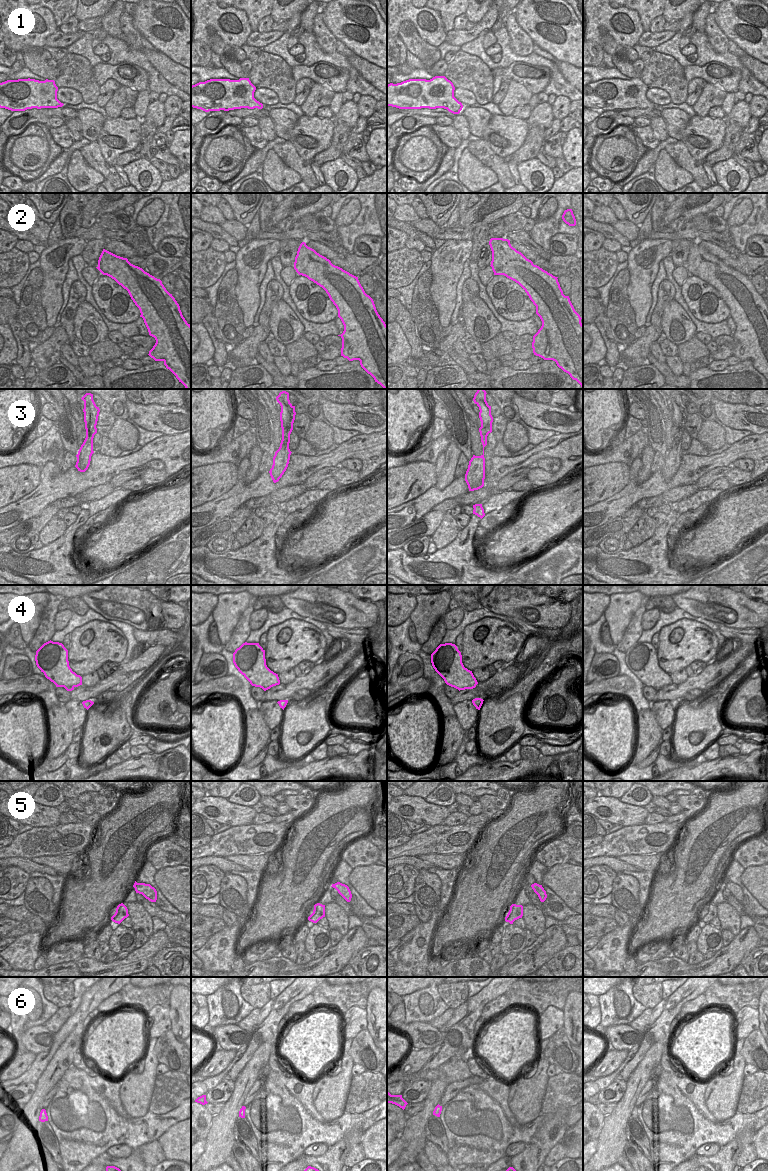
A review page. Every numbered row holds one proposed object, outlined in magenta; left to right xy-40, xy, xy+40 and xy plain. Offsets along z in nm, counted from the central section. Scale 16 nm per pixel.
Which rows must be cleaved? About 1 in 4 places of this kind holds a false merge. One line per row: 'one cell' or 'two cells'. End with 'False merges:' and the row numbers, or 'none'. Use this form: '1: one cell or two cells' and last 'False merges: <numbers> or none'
1: one cell
2: one cell
3: two cells
4: one cell
5: two cells
6: two cells
False merges: 3, 5, 6

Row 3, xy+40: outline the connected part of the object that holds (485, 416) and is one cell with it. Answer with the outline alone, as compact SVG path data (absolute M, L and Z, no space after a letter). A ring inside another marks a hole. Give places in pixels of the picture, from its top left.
M478 389L474 395L473 401L479 407L479 418L481 426L488 427L492 425L493 417L491 415L491 406L486 401L486 391L484 389Z

